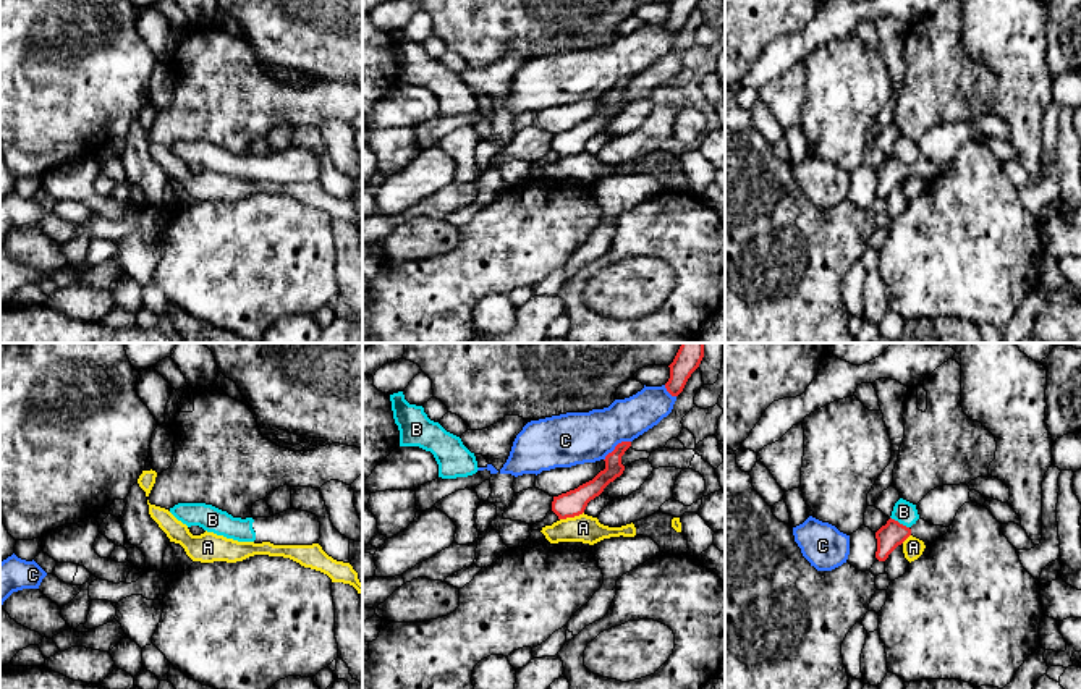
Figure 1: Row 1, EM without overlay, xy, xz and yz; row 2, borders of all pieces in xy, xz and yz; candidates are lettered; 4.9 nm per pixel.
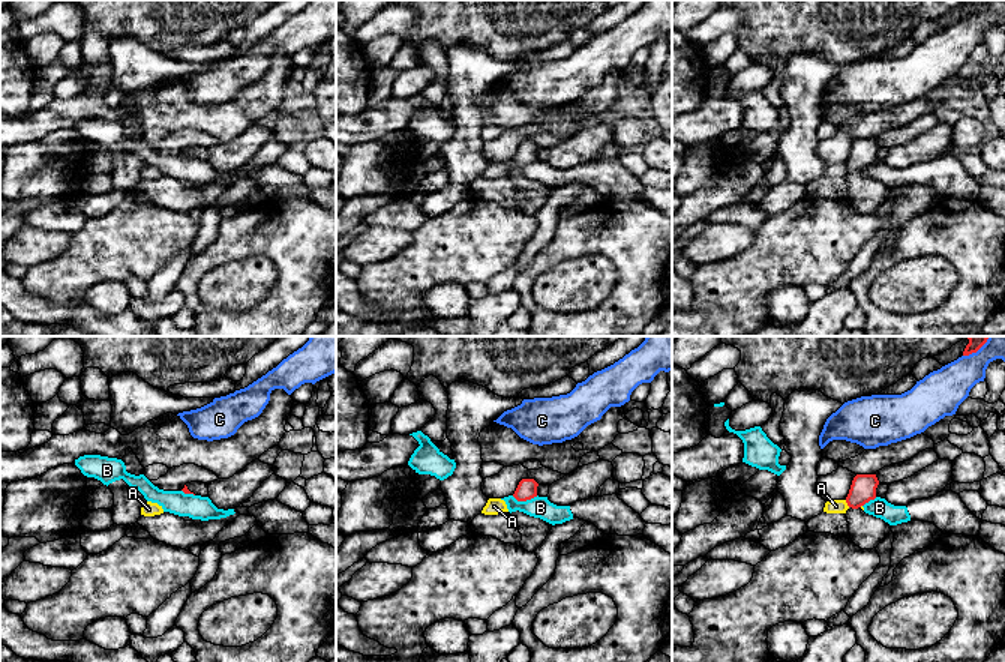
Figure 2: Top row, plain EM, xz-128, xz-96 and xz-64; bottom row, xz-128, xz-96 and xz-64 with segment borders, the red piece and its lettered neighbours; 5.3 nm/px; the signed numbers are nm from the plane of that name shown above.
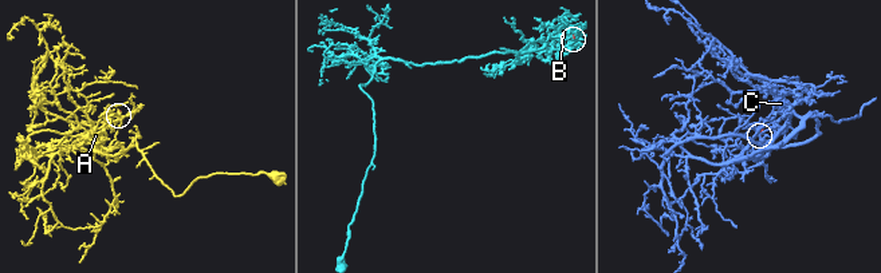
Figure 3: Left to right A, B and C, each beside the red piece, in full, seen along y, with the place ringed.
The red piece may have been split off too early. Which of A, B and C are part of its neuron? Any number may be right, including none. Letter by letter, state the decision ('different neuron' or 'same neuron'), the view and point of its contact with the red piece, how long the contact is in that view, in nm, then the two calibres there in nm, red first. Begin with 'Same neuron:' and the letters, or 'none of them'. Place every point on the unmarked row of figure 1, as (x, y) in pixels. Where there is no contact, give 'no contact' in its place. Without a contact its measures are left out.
Same neuron: none of them
A: different neuron; meets red in xz at (572, 154); contact 130 nm long; 130 nm thick on the red side, 140 nm on the other
B: different neuron; meets red in yz at (898, 160); contact 110 nm long; 120 nm thick on the red side, 110 nm on the other
C: different neuron; meets red in xz at (615, 84); contact 170 nm long; 90 nm thick on the red side, 260 nm on the other

